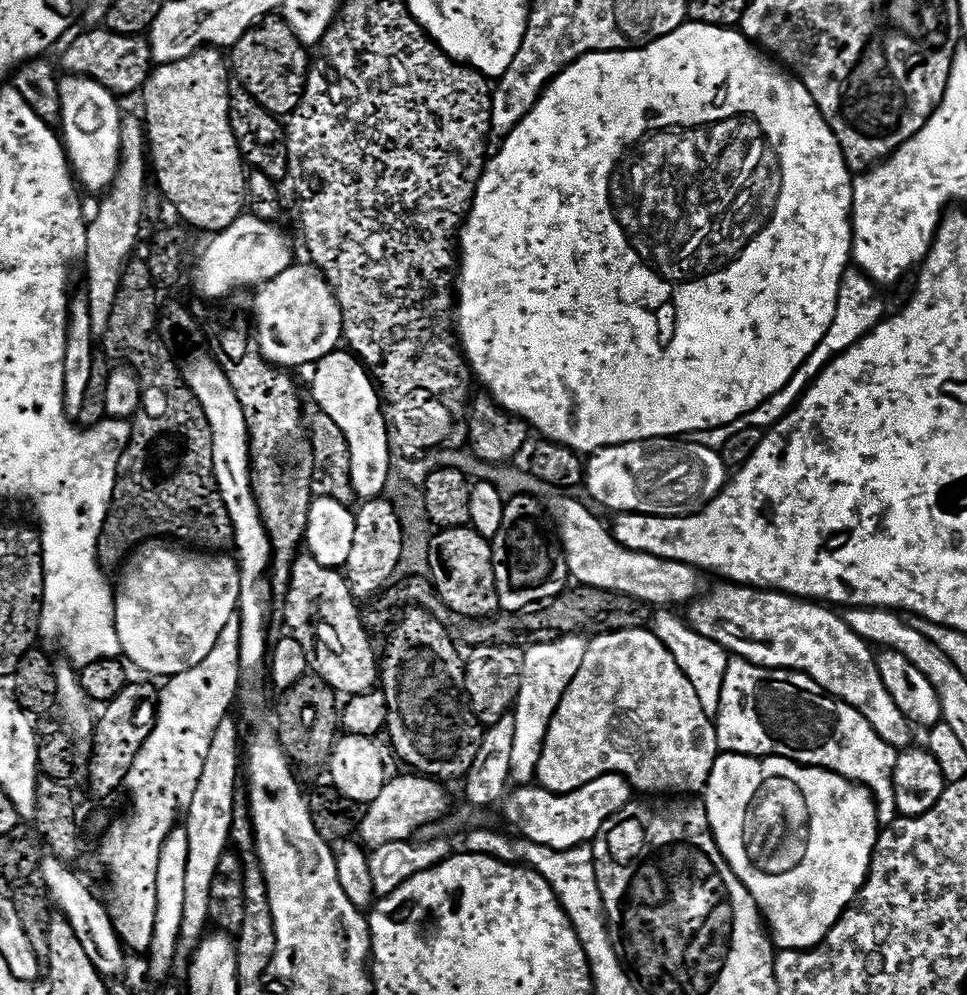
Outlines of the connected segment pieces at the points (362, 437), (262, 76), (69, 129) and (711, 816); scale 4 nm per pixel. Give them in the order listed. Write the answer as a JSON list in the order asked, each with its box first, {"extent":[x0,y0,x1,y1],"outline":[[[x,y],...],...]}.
[{"extent":[312,348,393,501],"outline":[[[339,348],[319,361],[313,369],[312,396],[316,408],[326,413],[339,426],[349,443],[350,476],[355,495],[361,501],[379,500],[384,496],[384,487],[393,475],[390,424],[380,410],[381,395],[372,376],[360,358],[351,351]]]},{"extent":[230,15,310,118],"outline":[[[283,15],[262,17],[249,31],[242,35],[230,56],[234,61],[234,76],[244,84],[254,99],[275,118],[290,116],[300,105],[304,83],[308,81],[310,67],[309,49],[298,42],[294,30],[284,21]]]},{"extent":[60,74,122,194],"outline":[[[68,74],[60,80],[60,107],[62,109],[62,124],[64,120],[64,132],[62,128],[64,151],[68,153],[68,163],[74,173],[75,179],[78,181],[79,187],[83,189],[85,193],[87,193],[86,191],[97,192],[97,194],[107,192],[108,187],[112,185],[114,178],[116,177],[116,171],[120,165],[120,122],[122,119],[122,111],[120,112],[120,108],[116,105],[116,103],[118,103],[118,100],[114,93],[96,80],[92,80],[89,76],[73,76]]]},{"extent":[702,752,882,950],"outline":[[[721,752],[714,762],[714,770],[710,770],[708,784],[702,793],[702,803],[708,812],[708,825],[712,827],[722,858],[726,858],[730,870],[738,874],[742,886],[750,890],[754,902],[760,907],[760,915],[764,917],[775,947],[780,950],[807,950],[823,944],[832,927],[842,918],[844,911],[855,904],[857,896],[864,889],[864,883],[870,874],[872,855],[882,831],[882,825],[876,821],[876,816],[872,816],[872,800],[868,800],[866,787],[856,781],[844,784],[844,780],[836,780],[836,774],[824,776],[824,768],[821,772],[804,772],[804,768],[784,764],[784,759],[780,756],[743,756],[733,752]]]}]

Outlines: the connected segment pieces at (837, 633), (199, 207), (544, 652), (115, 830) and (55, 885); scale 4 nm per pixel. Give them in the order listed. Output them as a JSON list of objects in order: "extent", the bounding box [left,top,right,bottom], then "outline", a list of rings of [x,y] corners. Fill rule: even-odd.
[{"extent":[686,584,914,748],"outline":[[[722,584],[706,594],[689,605],[686,620],[692,630],[754,665],[806,673],[837,701],[857,709],[892,748],[911,747],[914,731],[911,721],[905,718],[886,690],[878,671],[877,655],[871,650],[873,647],[850,630],[837,611],[815,601],[747,585]]]},{"extent":[142,47,248,234],"outline":[[[215,47],[190,54],[182,61],[170,62],[153,67],[148,81],[142,89],[144,112],[142,119],[148,133],[150,168],[154,173],[154,184],[172,203],[172,208],[181,216],[185,225],[193,224],[207,234],[226,230],[240,216],[245,215],[244,200],[248,192],[245,157],[231,126],[230,115],[230,64],[225,53]]]},{"extent":[509,634,587,787],"outline":[[[578,634],[557,637],[545,644],[529,645],[525,649],[519,692],[512,713],[515,716],[514,742],[510,752],[509,772],[511,783],[527,787],[535,781],[538,759],[552,721],[570,682],[578,674],[586,656],[587,639]]]},{"extent":[100,619,242,954],"outline":[[[232,619],[230,622],[226,622],[226,630],[222,630],[222,635],[218,637],[218,642],[214,642],[214,650],[210,650],[210,654],[206,654],[206,659],[202,662],[198,662],[198,666],[194,666],[194,670],[186,670],[186,674],[181,676],[173,676],[167,681],[168,684],[159,689],[159,703],[156,710],[156,724],[153,726],[153,730],[149,737],[146,738],[145,744],[138,752],[138,756],[134,760],[133,766],[130,768],[128,779],[126,781],[126,791],[128,790],[128,796],[132,799],[132,813],[129,814],[128,820],[118,819],[103,833],[102,839],[104,841],[100,844],[100,860],[108,870],[110,876],[110,886],[112,888],[112,910],[115,914],[117,923],[119,925],[124,924],[124,938],[129,946],[129,949],[138,951],[138,954],[147,953],[152,946],[152,938],[154,932],[154,919],[157,913],[157,888],[158,888],[158,863],[159,855],[162,852],[163,844],[166,842],[167,836],[170,834],[172,828],[175,828],[178,821],[187,813],[194,799],[194,790],[198,787],[198,782],[201,781],[202,770],[205,769],[206,756],[210,752],[211,742],[214,740],[215,731],[218,730],[219,723],[223,719],[230,716],[232,712],[232,704],[237,703],[238,693],[240,690],[240,681],[242,679],[242,673],[240,670],[240,622],[239,619]]]},{"extent":[38,854,126,978],"outline":[[[48,854],[41,859],[39,864],[38,876],[44,879],[43,887],[50,897],[53,905],[62,913],[73,927],[74,934],[78,936],[82,946],[85,947],[87,957],[92,961],[104,978],[116,978],[125,971],[126,959],[124,960],[125,945],[122,943],[122,936],[114,923],[113,913],[109,905],[99,900],[74,873],[71,872],[69,865],[63,860],[56,859],[55,856]]]}]

